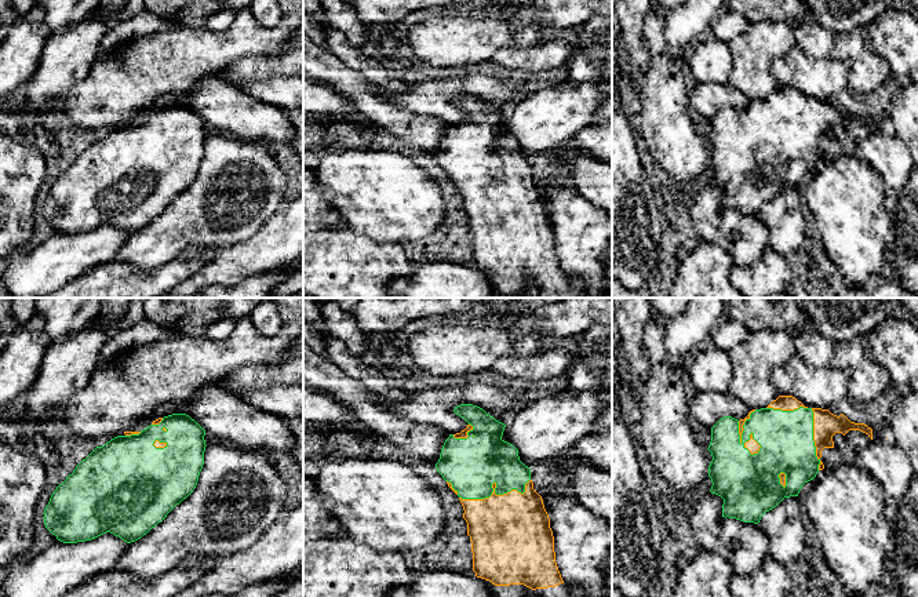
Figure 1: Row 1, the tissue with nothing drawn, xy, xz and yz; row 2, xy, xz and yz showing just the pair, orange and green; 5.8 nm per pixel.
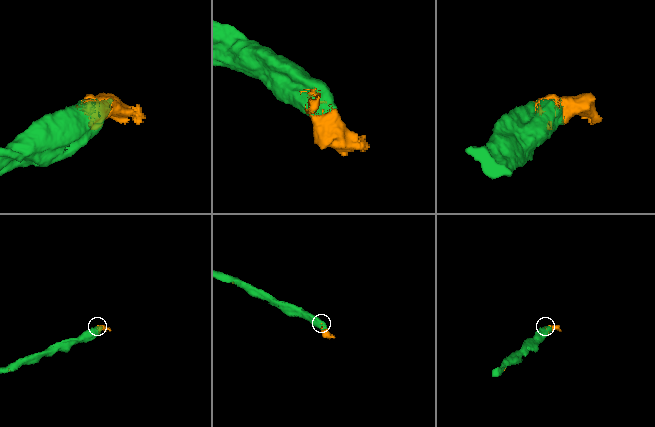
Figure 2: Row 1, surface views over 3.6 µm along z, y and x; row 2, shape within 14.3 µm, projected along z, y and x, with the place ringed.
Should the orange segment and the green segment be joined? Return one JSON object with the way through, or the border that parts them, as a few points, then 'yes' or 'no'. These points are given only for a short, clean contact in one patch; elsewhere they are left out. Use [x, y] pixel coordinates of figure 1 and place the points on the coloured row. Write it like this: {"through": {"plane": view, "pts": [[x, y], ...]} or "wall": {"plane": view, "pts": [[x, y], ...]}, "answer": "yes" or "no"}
{"answer": "yes"}

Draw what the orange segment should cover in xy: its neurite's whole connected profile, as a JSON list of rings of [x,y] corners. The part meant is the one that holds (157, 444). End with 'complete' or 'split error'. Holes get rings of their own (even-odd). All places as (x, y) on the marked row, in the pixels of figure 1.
[[[172,414],[153,421],[141,432],[124,432],[96,447],[52,492],[44,509],[45,528],[63,543],[91,540],[106,532],[127,543],[141,539],[196,488],[204,465],[204,436],[205,430],[189,415]]]; split error

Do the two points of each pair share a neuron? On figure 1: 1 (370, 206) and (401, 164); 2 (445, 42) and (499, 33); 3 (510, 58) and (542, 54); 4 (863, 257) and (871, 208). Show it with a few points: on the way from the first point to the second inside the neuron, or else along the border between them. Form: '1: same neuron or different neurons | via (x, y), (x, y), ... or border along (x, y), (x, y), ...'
1: same neuron | via (379, 196), (393, 174)
2: same neuron | via (459, 42), (474, 42), (485, 36)
3: same neuron | via (518, 58), (534, 58)
4: same neuron | via (863, 244), (863, 221)

